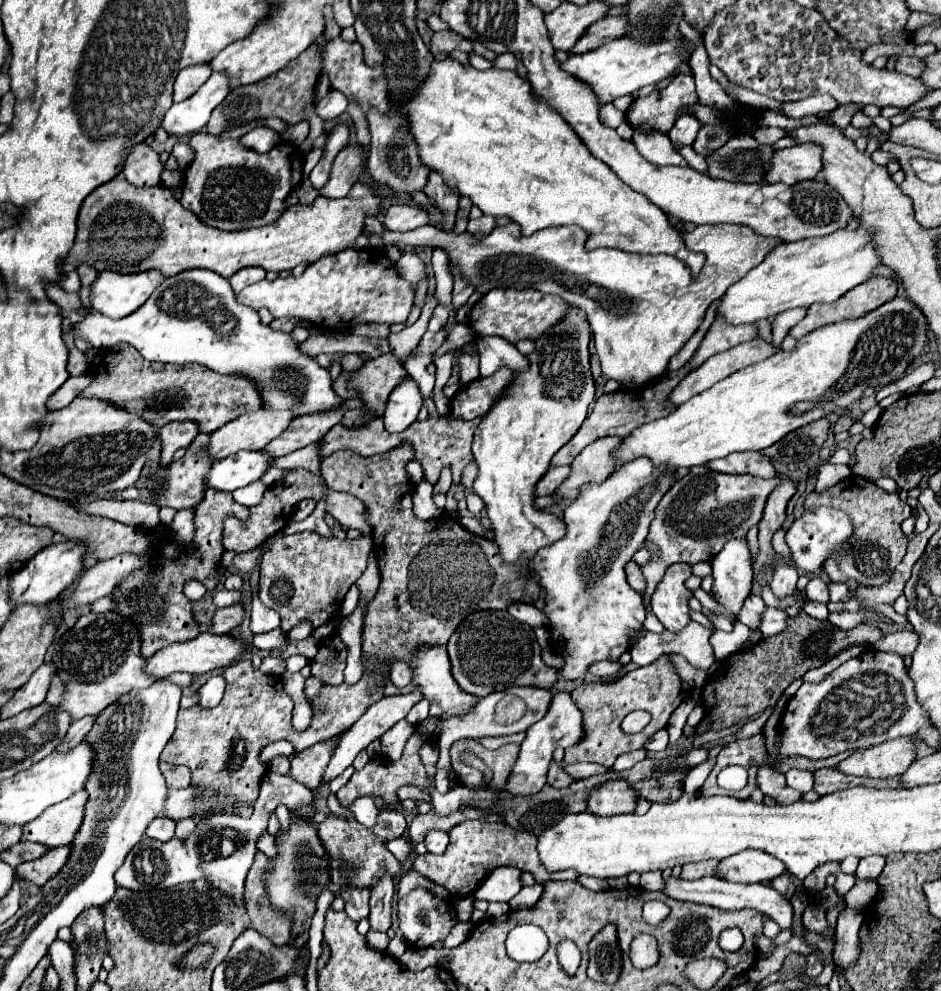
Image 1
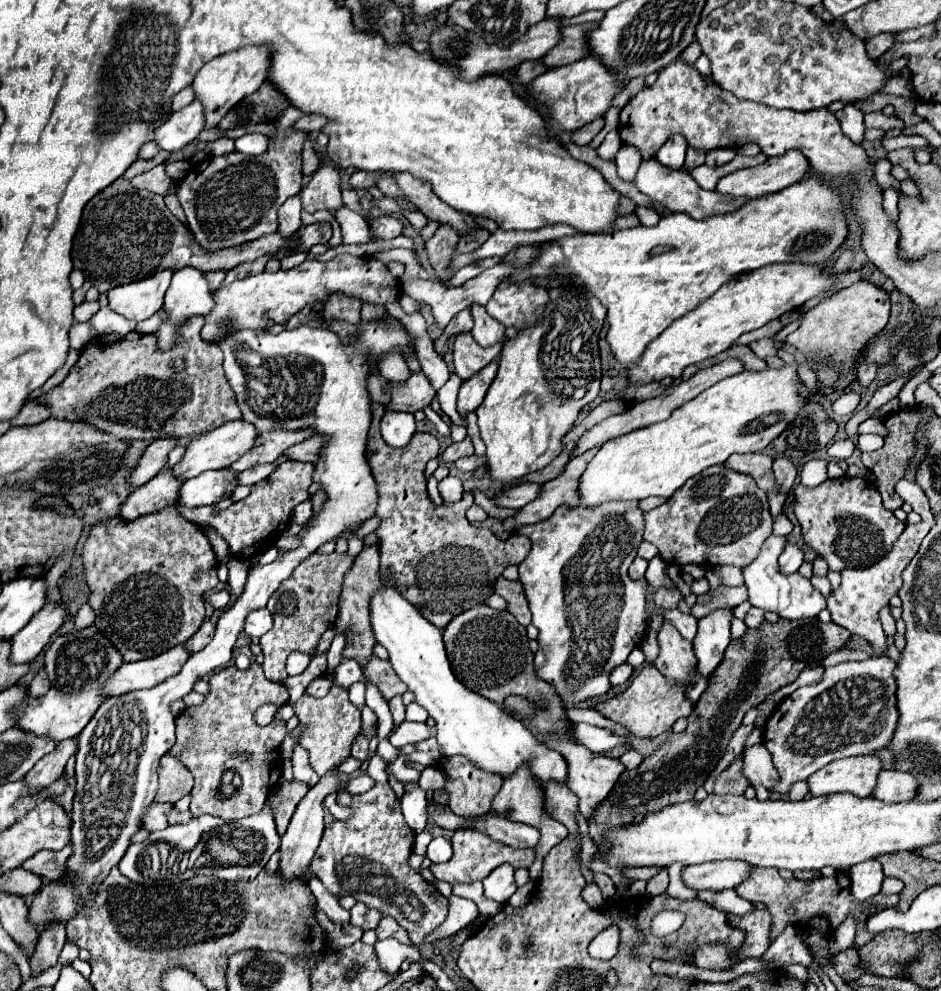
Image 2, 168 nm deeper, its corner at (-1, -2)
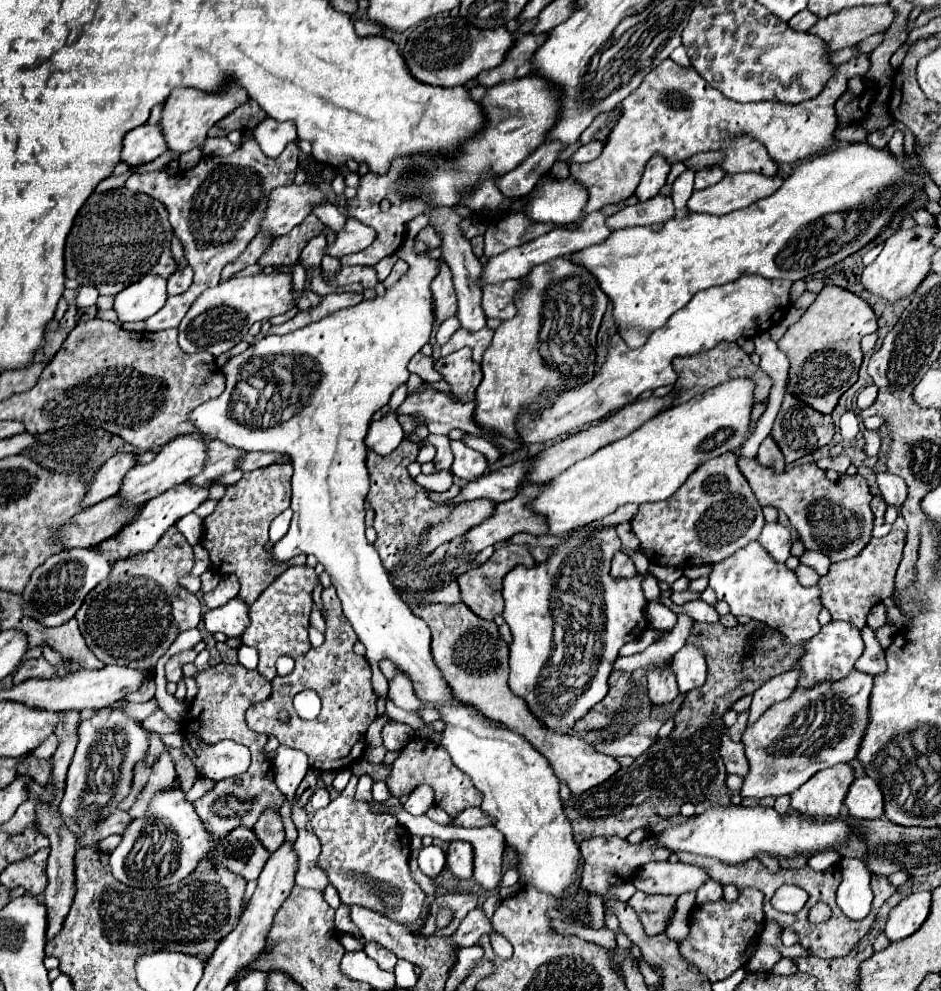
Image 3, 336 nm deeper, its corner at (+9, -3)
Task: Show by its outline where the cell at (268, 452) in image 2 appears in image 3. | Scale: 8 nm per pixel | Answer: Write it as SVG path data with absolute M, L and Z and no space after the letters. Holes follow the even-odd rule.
M210 440L208 442L208 448L206 448L206 464L204 464L204 470L198 476L190 478L188 484L206 486L216 476L226 474L226 472L232 472L236 468L236 460L242 454L246 454L246 452L244 450L238 450L238 448L232 448L232 446L226 446L220 440Z

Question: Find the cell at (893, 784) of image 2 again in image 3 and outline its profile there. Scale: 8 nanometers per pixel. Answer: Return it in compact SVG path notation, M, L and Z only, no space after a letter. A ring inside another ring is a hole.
M868 776L856 778L854 784L850 786L850 792L846 794L844 808L852 818L860 820L880 818L884 814L884 802L878 784Z

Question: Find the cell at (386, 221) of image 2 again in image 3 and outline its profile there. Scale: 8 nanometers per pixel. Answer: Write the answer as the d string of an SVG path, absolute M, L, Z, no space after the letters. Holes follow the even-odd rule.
M348 218L346 228L342 228L342 232L336 232L336 240L324 248L324 254L342 258L352 252L362 252L372 244L374 238L376 238L376 232L372 228L364 226L354 218Z

